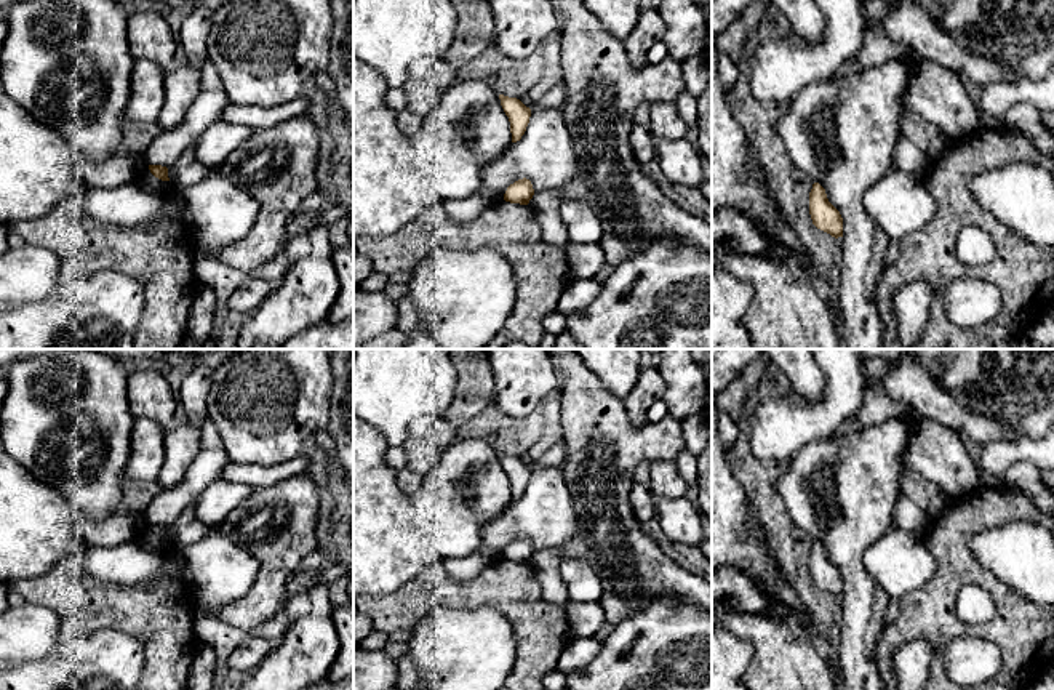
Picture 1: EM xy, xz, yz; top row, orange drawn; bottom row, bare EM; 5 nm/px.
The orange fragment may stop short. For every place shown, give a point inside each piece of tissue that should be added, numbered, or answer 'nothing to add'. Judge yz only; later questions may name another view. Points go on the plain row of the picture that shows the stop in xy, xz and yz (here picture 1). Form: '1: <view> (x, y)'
nothing to add

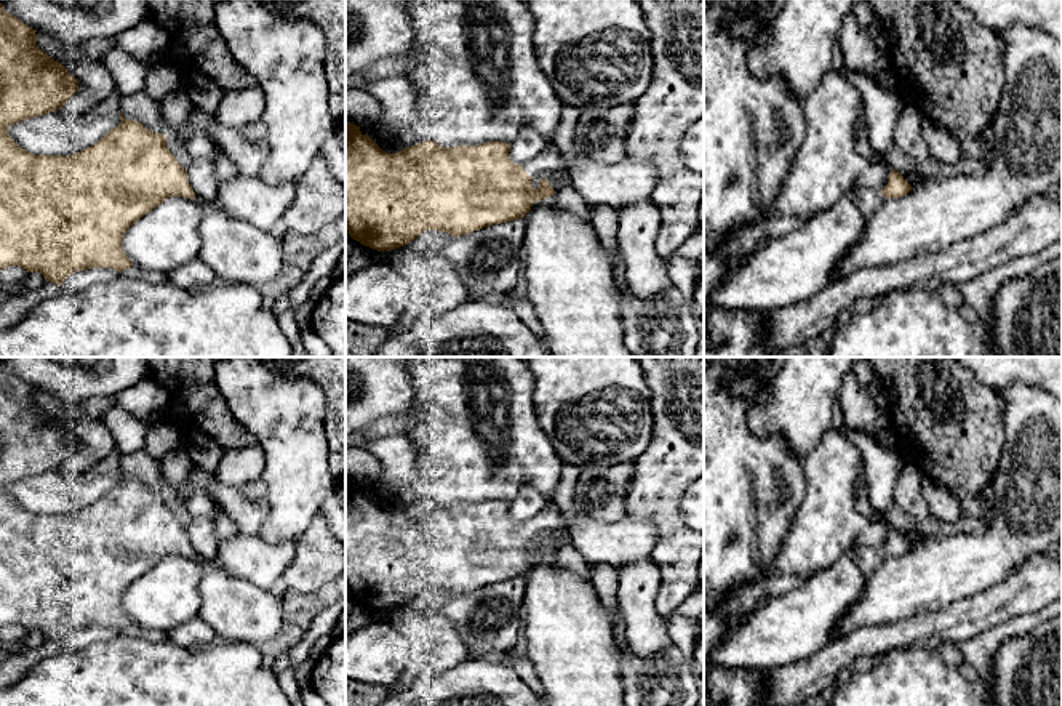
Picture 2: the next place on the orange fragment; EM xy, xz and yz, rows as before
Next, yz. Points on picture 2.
1: yz (869, 559)

